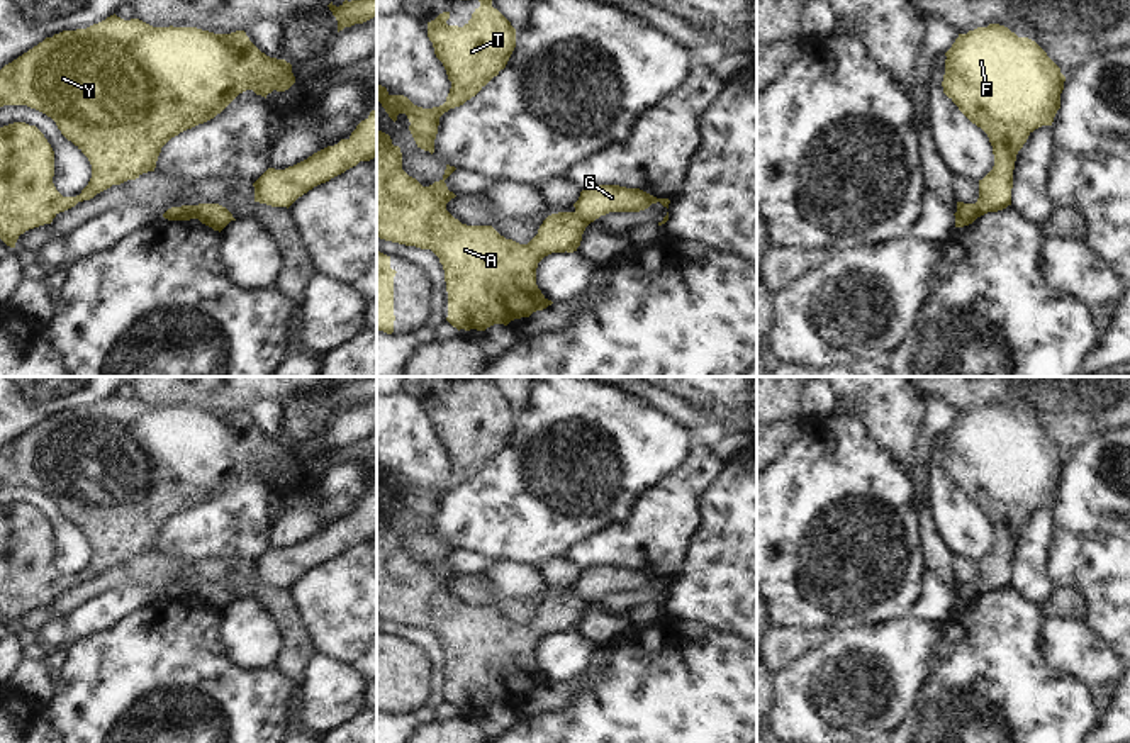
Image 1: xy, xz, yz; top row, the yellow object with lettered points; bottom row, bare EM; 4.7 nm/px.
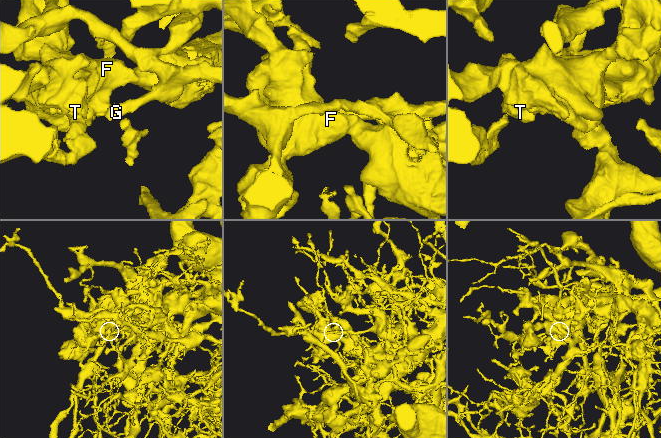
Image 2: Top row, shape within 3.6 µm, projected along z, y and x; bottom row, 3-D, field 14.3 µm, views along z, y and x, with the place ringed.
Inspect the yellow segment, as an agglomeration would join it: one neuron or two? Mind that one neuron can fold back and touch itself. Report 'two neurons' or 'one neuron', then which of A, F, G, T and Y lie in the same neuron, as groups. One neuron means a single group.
two neurons | A F T Y / G

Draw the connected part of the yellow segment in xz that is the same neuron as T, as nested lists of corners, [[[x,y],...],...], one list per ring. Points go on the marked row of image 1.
[[[492,0],[478,2],[480,7],[463,27],[446,24],[450,12],[428,22],[428,37],[451,81],[443,105],[422,109],[404,95],[390,95],[385,87],[377,83],[378,102],[389,117],[395,122],[399,114],[406,114],[417,148],[431,154],[434,153],[439,117],[475,97],[506,68],[516,47],[516,29],[511,22],[492,7]]]

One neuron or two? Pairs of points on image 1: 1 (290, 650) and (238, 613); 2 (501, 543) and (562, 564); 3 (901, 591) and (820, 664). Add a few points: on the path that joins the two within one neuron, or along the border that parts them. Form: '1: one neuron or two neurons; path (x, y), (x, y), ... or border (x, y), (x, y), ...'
1: two neurons; border (260, 606), (277, 631), (279, 652), (274, 665)
2: two neurons; border (565, 553), (550, 557), (537, 567)
3: two neurons; border (900, 618), (833, 631)

